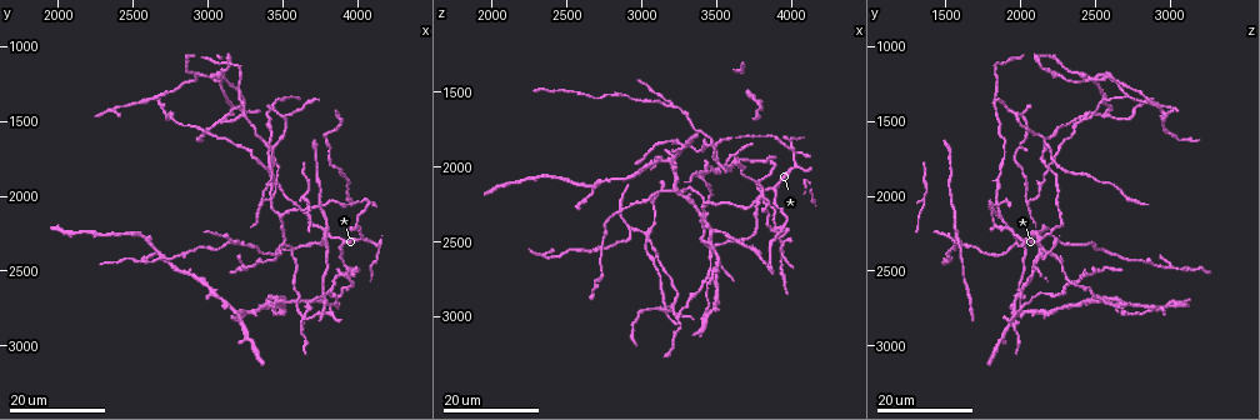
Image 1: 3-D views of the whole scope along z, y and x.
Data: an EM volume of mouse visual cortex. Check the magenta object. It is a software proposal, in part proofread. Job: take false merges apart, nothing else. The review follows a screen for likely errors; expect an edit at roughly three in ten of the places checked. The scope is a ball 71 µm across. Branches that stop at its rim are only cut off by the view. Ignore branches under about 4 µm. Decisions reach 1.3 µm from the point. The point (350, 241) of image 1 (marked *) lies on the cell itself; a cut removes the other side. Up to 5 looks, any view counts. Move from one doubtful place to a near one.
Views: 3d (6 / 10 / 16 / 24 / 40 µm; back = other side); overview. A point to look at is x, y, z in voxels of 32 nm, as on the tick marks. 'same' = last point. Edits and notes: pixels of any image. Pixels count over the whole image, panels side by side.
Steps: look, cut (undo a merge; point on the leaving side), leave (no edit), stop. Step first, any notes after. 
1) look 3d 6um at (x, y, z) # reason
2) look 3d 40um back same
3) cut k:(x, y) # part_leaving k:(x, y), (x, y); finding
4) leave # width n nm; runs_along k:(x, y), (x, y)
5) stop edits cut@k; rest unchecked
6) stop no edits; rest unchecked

look 3d 16um at (3520, 2320, 1980) # a fork

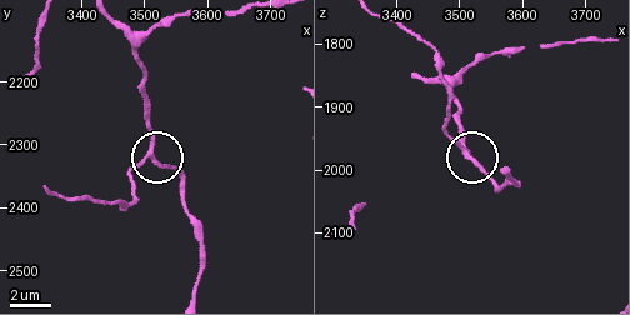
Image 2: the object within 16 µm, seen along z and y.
look 3d 6um at (3510, 2310, 1970)

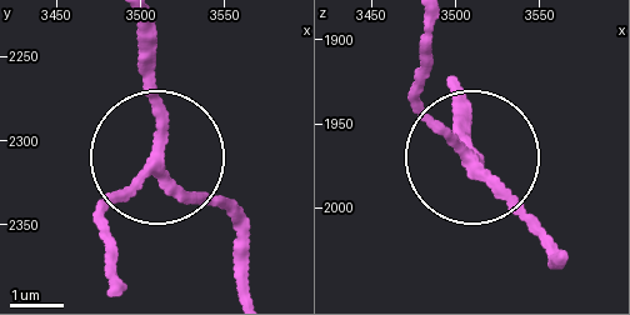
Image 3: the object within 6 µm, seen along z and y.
look 3d 6um back at (3510, 2312, 1974)

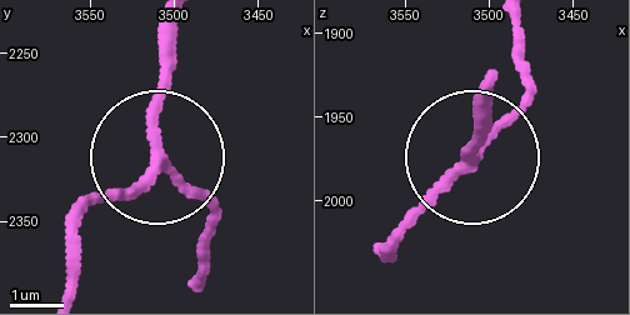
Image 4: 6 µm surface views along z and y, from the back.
leave # arms 3; continuous, no second cell

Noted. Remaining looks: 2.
look 3d 24um at (3180, 2320, 1580) # thin arm on a thick one

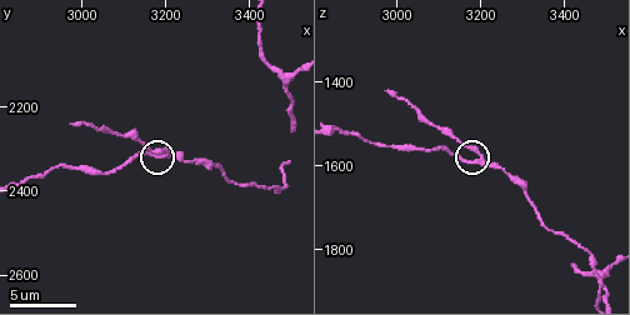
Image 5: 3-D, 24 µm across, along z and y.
look 3d 10um at (3205, 2300, 1580)

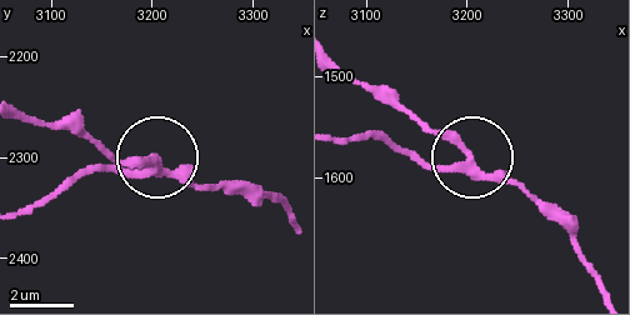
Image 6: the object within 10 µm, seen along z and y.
leave # runs_along 6:(293, 216), (80, 131); one cell here

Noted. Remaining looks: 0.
stop no edits; rest unchecked

